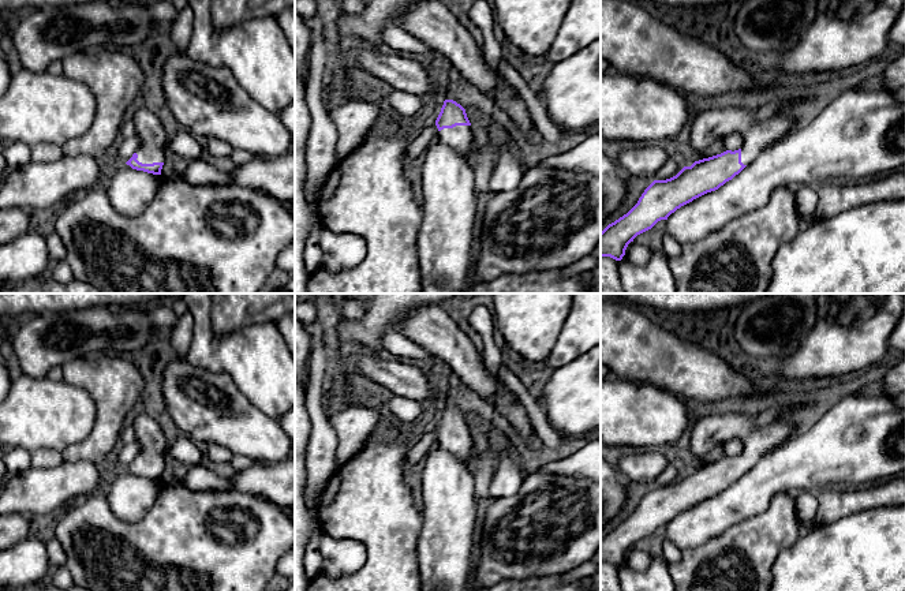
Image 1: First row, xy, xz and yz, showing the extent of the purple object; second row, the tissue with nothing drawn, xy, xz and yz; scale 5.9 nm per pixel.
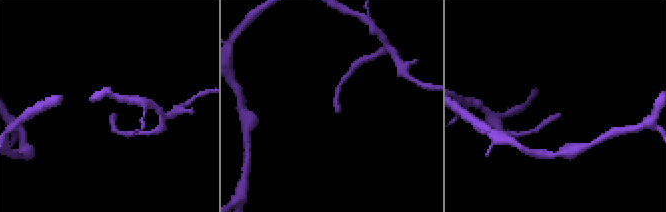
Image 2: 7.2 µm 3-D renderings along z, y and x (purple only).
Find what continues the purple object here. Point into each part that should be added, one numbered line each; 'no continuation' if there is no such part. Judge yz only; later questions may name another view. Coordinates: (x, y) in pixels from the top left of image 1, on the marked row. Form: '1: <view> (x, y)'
1: yz (705, 128)

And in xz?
1: xz (460, 138)

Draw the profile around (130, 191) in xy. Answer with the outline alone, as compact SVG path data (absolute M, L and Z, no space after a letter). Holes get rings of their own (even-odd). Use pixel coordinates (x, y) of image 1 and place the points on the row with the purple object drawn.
M121 164L117 171L104 182L112 207L126 216L138 217L153 201L161 175L132 169Z

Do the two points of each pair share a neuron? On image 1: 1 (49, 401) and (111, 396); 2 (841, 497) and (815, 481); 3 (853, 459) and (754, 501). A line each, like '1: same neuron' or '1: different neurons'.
1: different neurons
2: different neurons
3: same neuron

